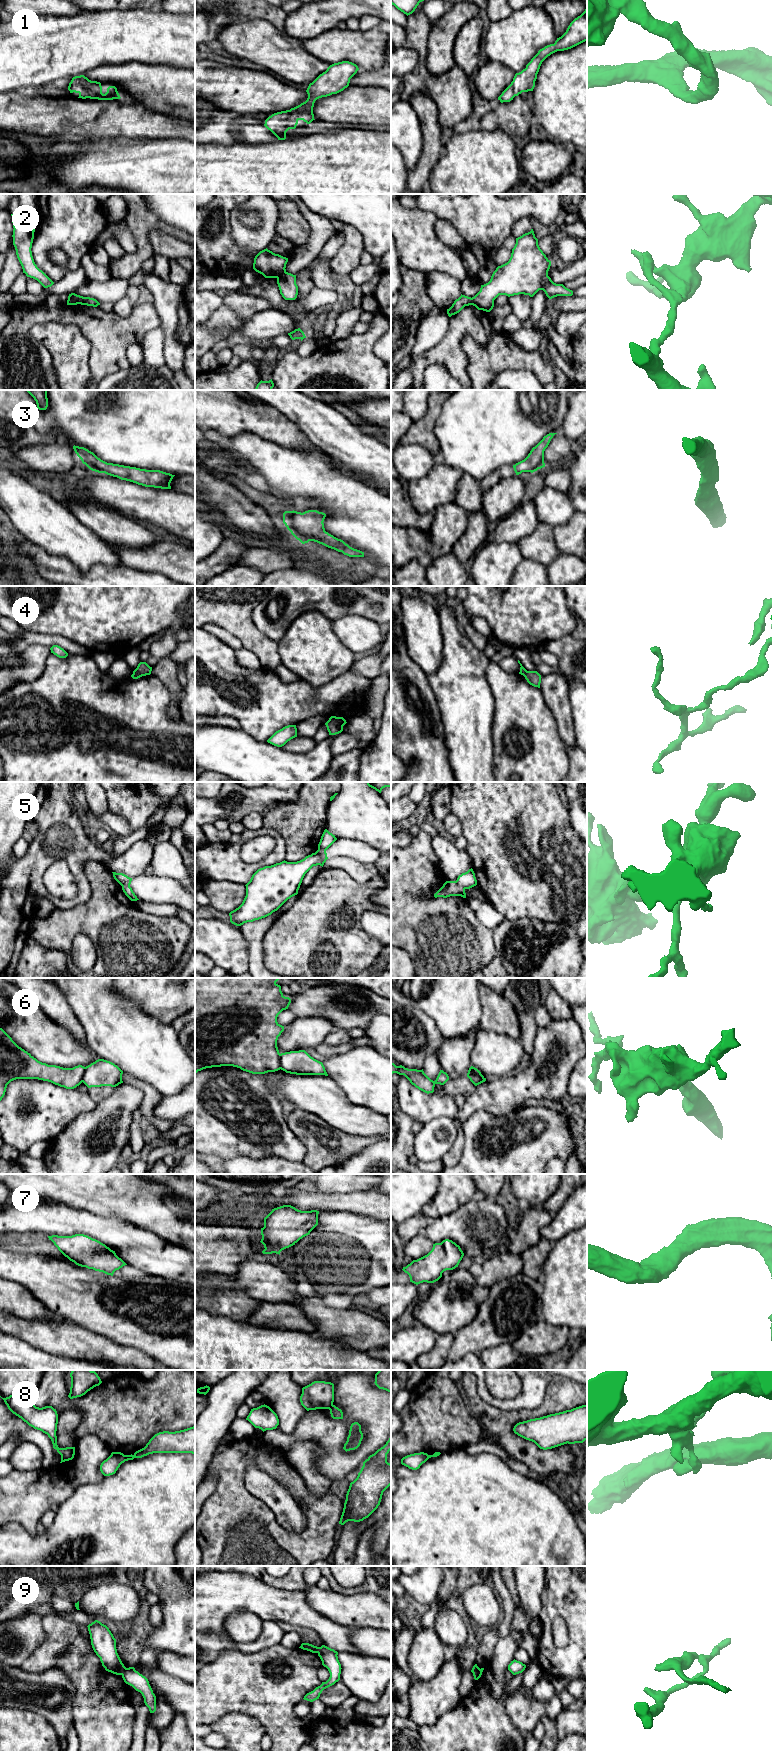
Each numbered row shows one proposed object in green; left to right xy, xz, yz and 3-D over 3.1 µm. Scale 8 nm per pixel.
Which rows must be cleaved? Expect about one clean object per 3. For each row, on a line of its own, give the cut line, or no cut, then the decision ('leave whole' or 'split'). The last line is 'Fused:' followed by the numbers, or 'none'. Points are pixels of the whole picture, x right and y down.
1: no cut; leave whole
2: cut in xz along (286, 272), (276, 277); split
3: no cut; leave whole
4: cut in xz along (329, 718), (337, 721), (342, 726); split
5: cut in yz along (455, 881), (464, 889); split
6: cut in xy along (85, 1067), (82, 1081); split
7: no cut; leave whole
8: cut in xz along (332, 1404), (329, 1409); split
9: cut in xy along (126, 1668), (121, 1674); split
Fused: 2, 4, 5, 6, 8, 9

